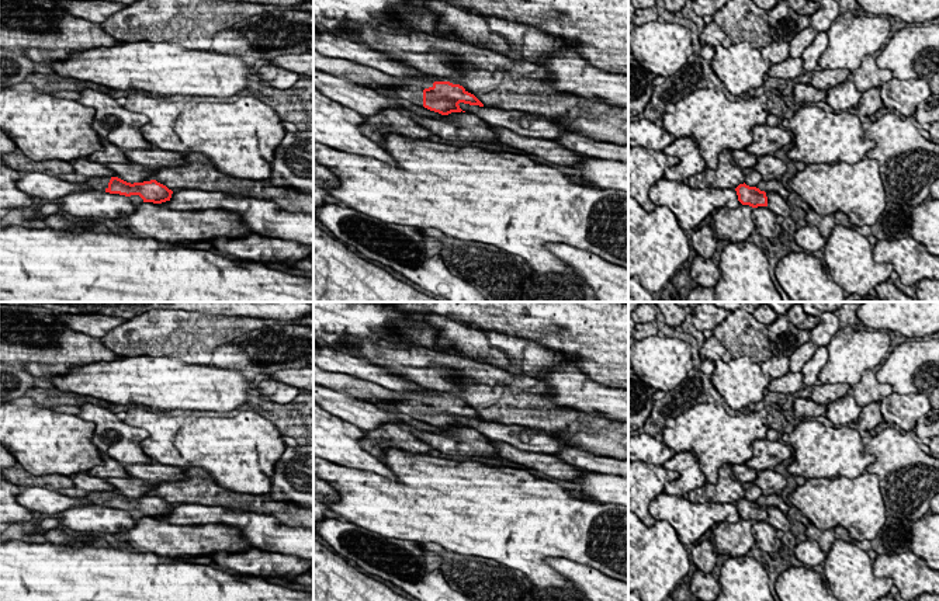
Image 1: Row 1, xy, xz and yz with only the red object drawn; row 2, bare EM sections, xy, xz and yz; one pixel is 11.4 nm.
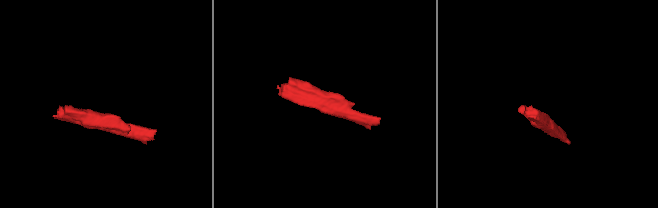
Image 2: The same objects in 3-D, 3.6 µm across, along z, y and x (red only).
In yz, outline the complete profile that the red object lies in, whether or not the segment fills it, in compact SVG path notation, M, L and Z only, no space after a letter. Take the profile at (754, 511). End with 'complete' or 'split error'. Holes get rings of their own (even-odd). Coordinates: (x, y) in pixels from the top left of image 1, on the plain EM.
M745 497L739 498L737 503L738 515L742 520L749 520L752 522L768 521L768 511L765 506L756 501L749 501Z; complete

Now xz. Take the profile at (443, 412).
M398 392L402 400L391 403L395 411L410 416L441 430L461 427L460 417L470 420L484 418L462 400L450 396L417 395L413 392Z; split error

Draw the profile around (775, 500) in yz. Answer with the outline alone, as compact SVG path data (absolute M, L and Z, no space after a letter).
M770 494L770 496L760 496L758 498L758 501L760 506L765 506L765 507L769 507L769 506L773 506L773 507L777 507L783 514L786 515L790 515L791 514L791 507L789 507L783 497L777 496L777 494Z

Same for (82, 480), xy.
M84 472L75 475L72 479L75 486L69 489L60 489L58 493L73 498L83 498L93 491L117 491L115 487L105 479L90 476Z

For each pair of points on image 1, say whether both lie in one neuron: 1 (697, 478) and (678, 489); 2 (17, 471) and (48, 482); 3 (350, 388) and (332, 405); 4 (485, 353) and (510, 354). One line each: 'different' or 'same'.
1: same
2: same
3: different
4: same

